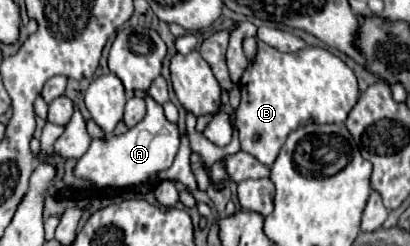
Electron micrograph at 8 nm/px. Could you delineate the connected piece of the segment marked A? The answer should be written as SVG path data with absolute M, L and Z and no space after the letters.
M146 97L146 117L132 129L128 129L122 135L104 135L104 137L94 137L88 151L76 161L74 175L78 179L92 181L98 189L106 187L134 187L144 183L146 179L154 177L156 173L168 169L178 153L178 125L170 123L164 117L162 105L158 105L152 97Z

